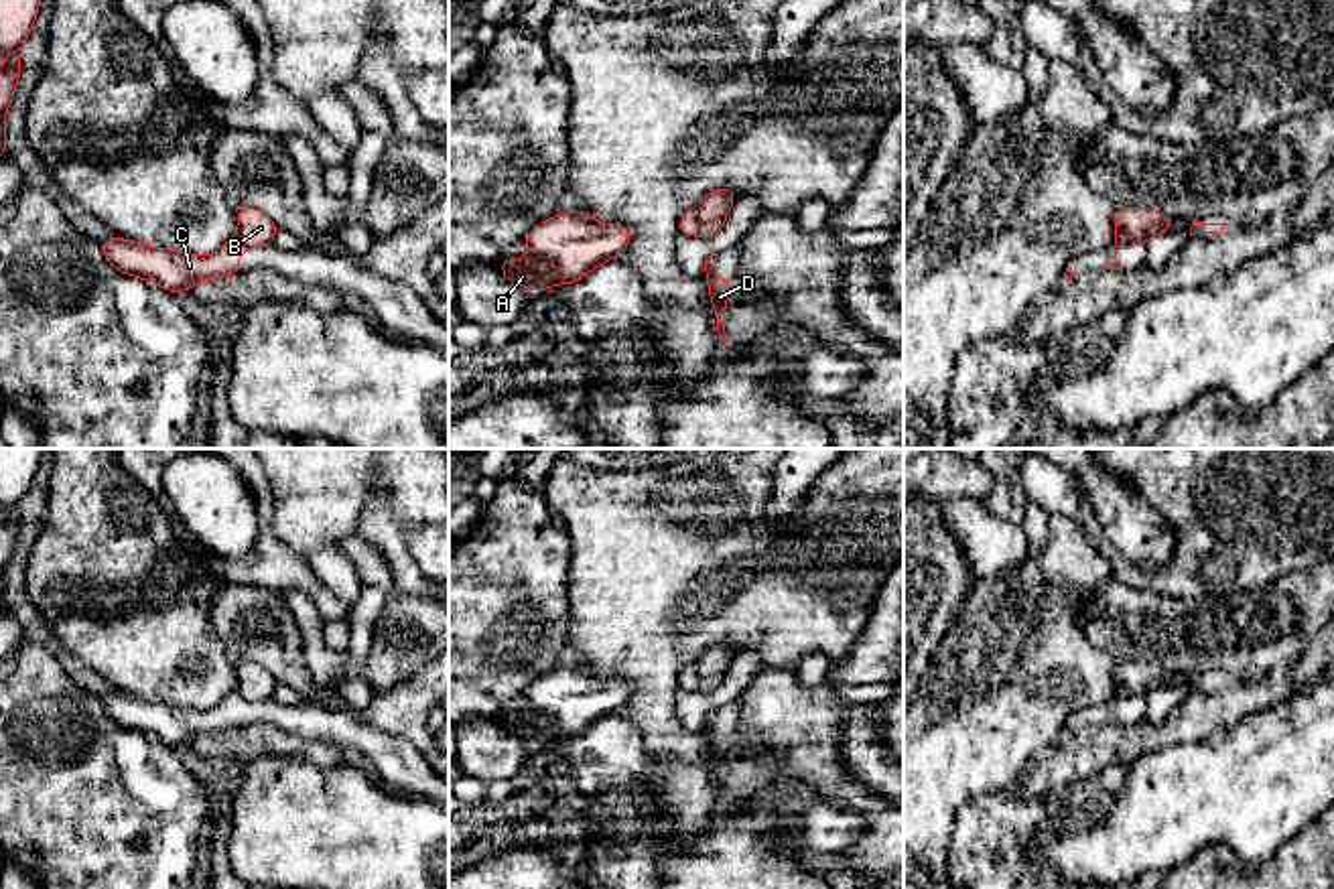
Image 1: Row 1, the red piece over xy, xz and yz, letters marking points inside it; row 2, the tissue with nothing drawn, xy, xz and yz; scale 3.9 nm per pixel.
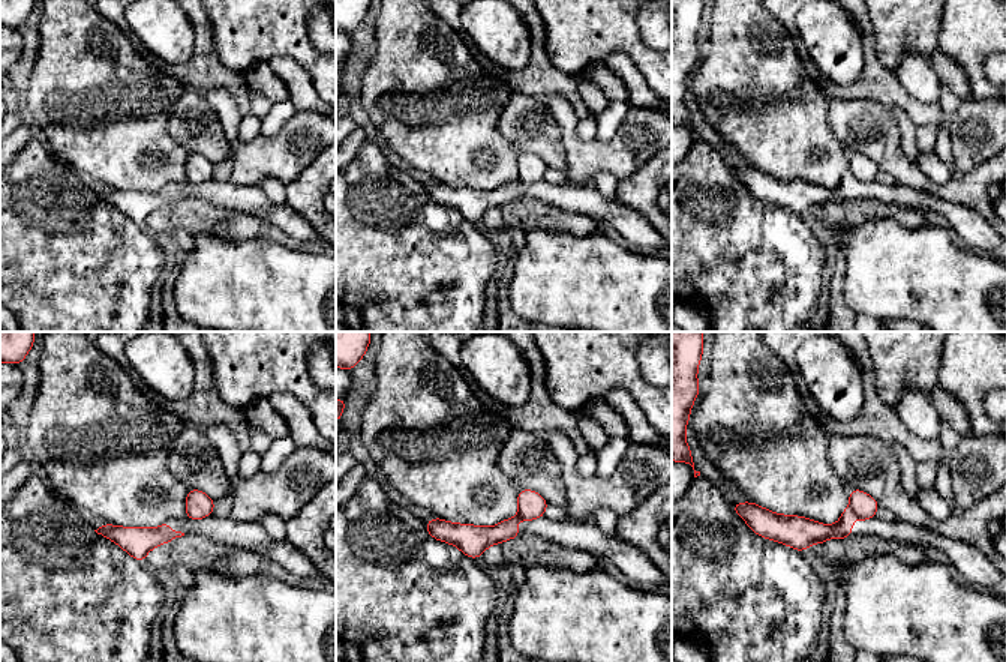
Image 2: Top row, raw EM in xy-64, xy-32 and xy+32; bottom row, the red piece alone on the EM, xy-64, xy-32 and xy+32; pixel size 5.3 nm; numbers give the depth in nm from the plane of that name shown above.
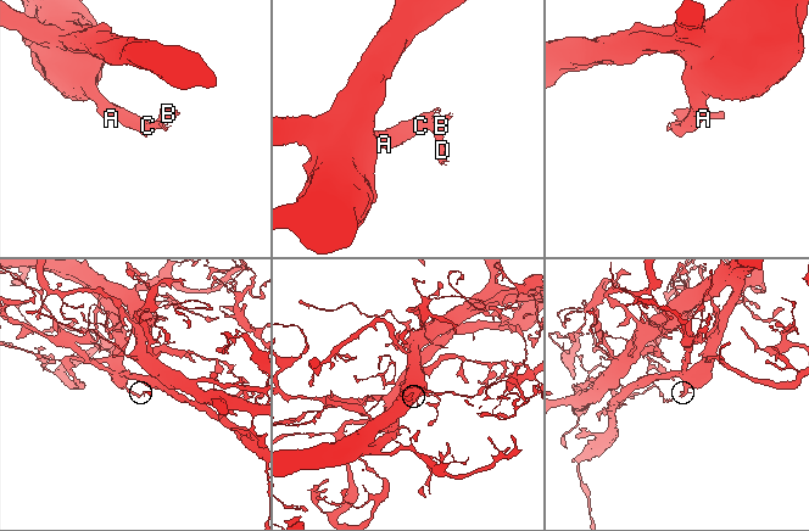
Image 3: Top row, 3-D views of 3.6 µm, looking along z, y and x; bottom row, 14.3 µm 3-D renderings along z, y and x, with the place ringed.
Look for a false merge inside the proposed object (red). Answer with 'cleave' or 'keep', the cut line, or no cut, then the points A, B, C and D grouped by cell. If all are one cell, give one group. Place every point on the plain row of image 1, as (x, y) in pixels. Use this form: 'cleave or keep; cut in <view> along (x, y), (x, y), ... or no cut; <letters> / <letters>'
cleave; cut in xy along (236, 691), (244, 699), (262, 701); A C / B D

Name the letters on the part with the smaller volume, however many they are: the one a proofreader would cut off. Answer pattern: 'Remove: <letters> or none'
Remove: B, D

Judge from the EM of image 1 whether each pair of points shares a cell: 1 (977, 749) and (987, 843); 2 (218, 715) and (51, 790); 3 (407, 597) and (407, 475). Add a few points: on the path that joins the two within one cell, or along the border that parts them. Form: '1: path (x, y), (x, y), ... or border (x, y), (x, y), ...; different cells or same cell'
1: border (1002, 790), (965, 802), (951, 831); different cells
2: border (116, 723), (155, 735), (173, 749); different cells
3: path (405, 567), (394, 551), (396, 506); same cell

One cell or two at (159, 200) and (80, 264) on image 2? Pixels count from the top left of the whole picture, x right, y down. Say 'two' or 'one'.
two

